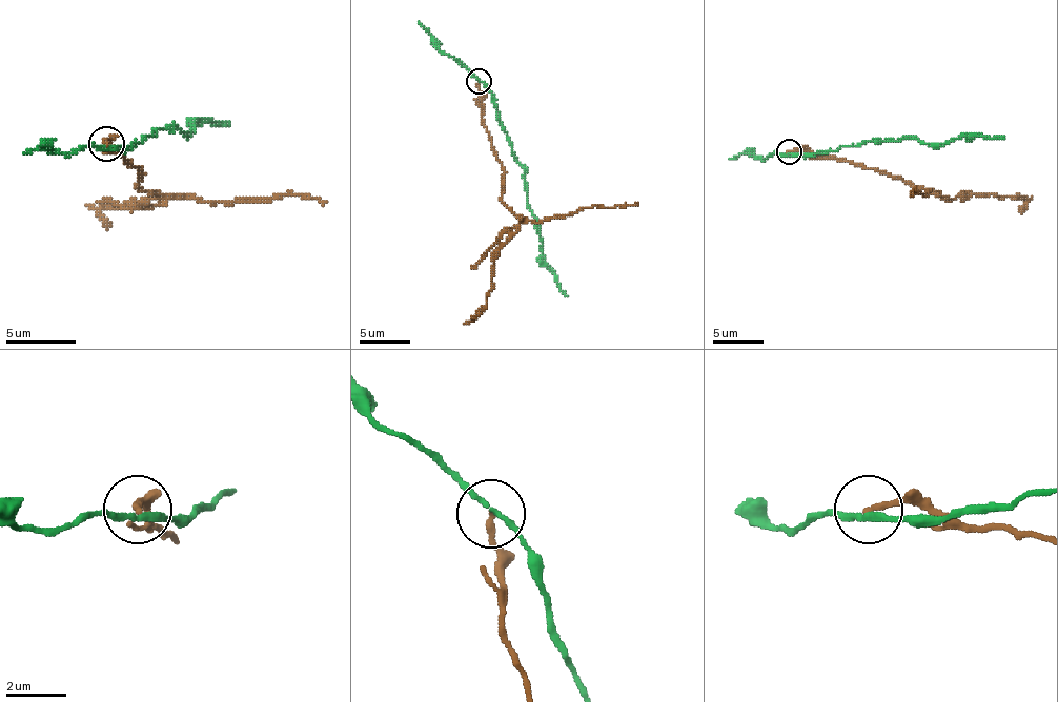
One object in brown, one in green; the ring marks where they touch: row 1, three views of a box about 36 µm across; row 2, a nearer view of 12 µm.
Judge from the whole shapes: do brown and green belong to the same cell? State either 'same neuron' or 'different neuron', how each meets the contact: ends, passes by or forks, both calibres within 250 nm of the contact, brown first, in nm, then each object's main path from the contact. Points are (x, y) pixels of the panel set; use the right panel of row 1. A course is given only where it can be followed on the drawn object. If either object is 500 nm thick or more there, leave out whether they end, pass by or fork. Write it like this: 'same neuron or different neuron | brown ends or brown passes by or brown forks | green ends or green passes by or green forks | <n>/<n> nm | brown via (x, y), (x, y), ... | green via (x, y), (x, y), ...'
different neuron | brown ends | green passes by | 200/180 nm | brown via (790, 151), (810, 148), (908, 181), (929, 193), (1019, 197), (1021, 214) | green via (790, 153), (828, 153), (842, 146), (878, 141), (916, 139), (926, 143), (949, 143), (971, 136), (1004, 136)

